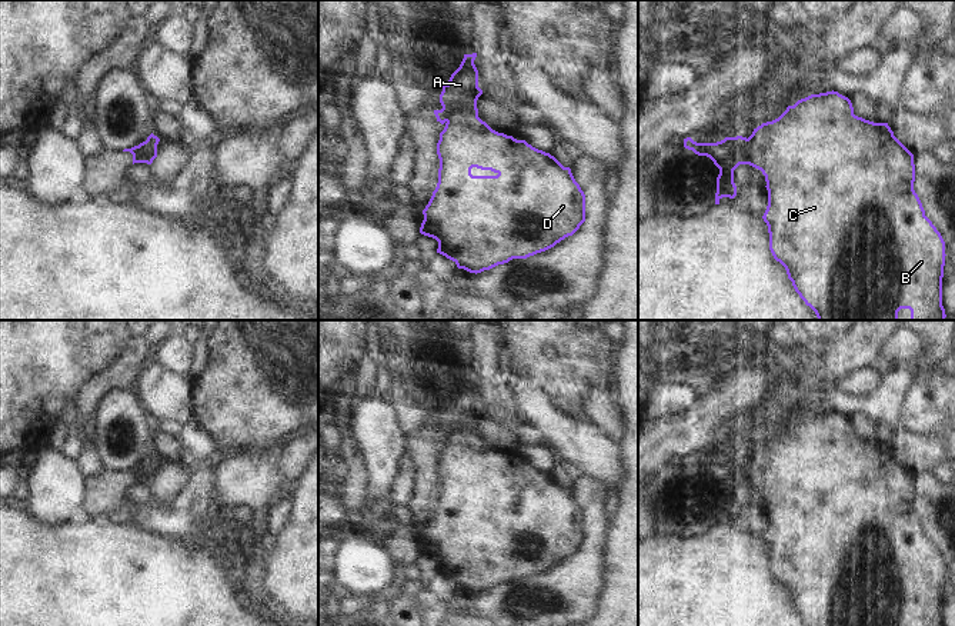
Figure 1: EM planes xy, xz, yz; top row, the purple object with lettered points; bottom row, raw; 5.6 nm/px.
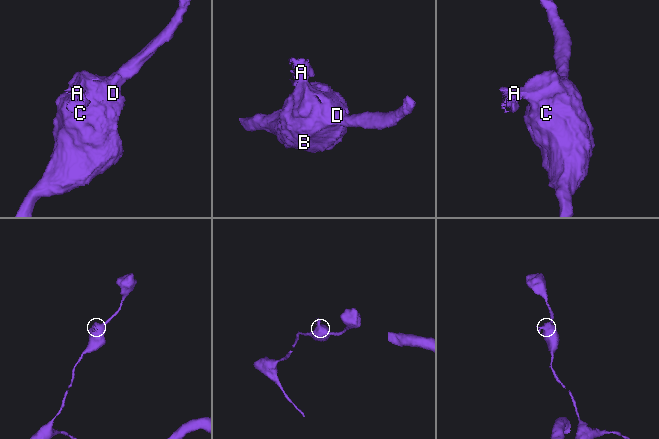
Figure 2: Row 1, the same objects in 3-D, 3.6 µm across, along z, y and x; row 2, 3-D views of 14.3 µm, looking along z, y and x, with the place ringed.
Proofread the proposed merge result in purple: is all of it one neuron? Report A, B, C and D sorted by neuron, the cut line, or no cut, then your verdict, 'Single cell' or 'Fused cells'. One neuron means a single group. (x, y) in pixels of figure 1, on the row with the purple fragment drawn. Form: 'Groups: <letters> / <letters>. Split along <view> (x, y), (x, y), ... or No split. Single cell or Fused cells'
Groups: A / B C D. Split along xz (477, 115), (468, 109), (456, 109), (446, 120). Fused cells.

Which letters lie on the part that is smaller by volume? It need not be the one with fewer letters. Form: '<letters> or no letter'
A

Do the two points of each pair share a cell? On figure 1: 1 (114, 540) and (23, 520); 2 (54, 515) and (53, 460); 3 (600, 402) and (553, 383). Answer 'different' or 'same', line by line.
1: same
2: same
3: different

